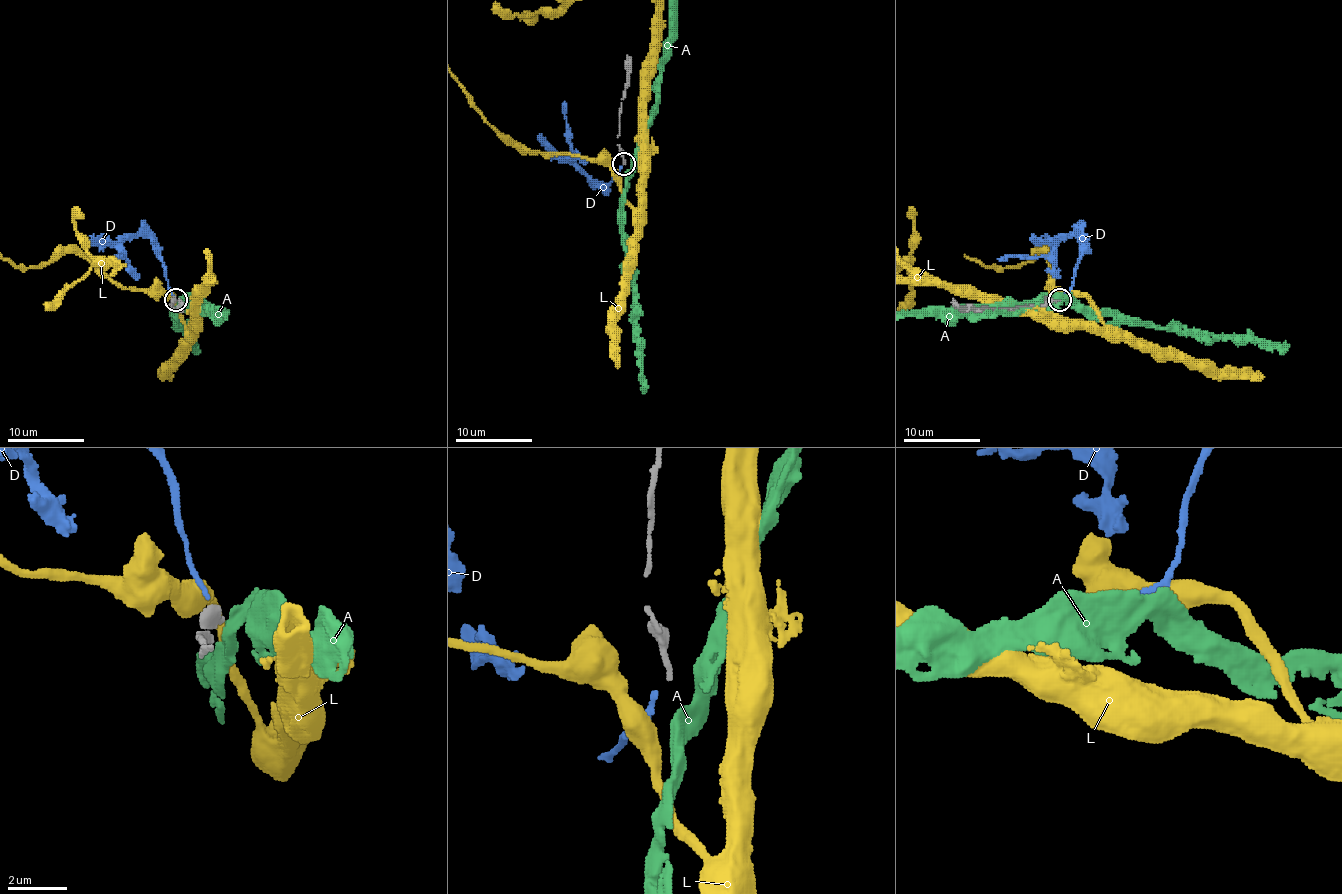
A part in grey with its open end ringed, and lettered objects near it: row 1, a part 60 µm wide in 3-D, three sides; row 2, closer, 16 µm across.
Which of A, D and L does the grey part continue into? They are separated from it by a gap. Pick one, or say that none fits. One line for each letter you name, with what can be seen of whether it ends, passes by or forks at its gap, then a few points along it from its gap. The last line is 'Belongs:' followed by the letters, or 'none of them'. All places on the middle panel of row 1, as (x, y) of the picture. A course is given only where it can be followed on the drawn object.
D: it ends | via (621, 166), (608, 183), (593, 183), (570, 162), (564, 101)
Belongs: D

